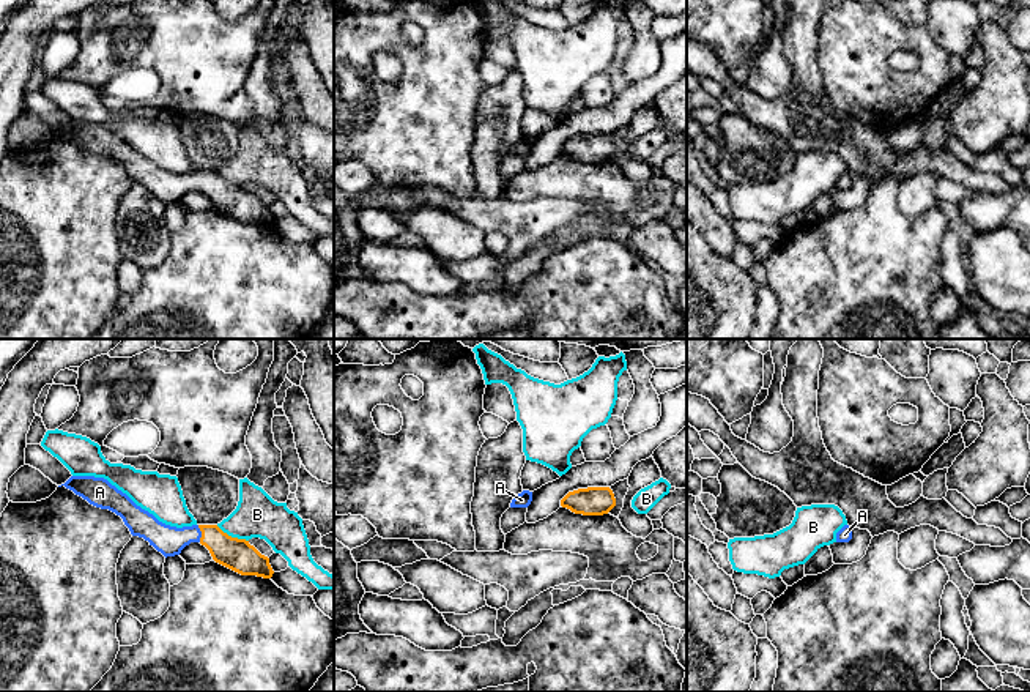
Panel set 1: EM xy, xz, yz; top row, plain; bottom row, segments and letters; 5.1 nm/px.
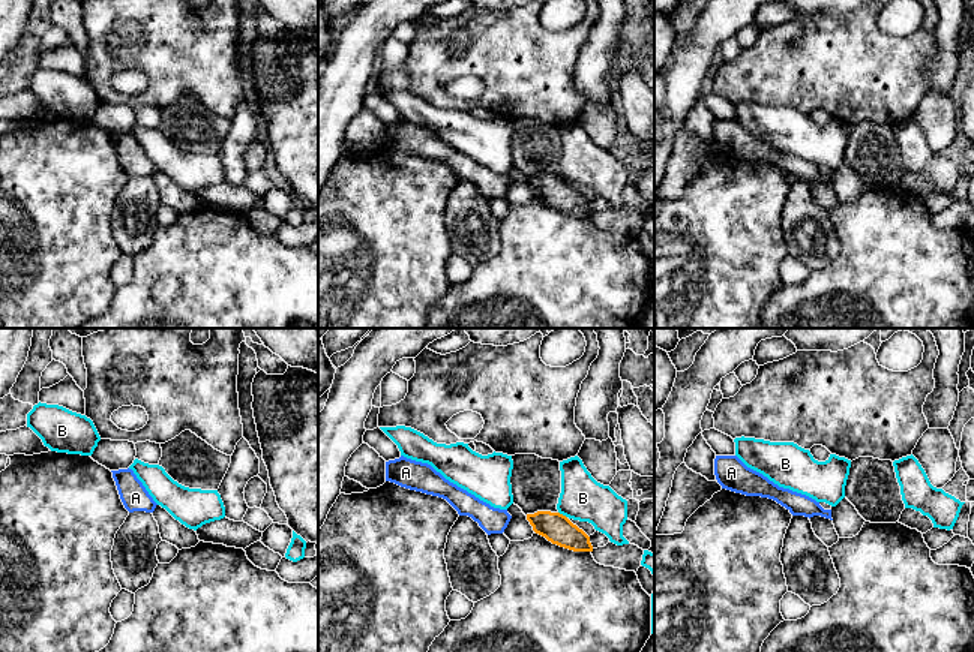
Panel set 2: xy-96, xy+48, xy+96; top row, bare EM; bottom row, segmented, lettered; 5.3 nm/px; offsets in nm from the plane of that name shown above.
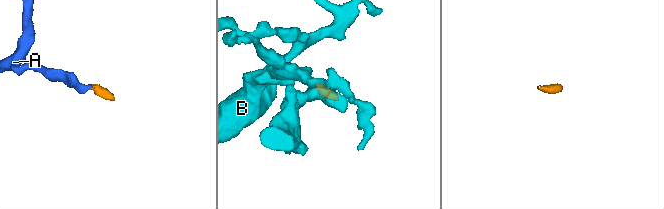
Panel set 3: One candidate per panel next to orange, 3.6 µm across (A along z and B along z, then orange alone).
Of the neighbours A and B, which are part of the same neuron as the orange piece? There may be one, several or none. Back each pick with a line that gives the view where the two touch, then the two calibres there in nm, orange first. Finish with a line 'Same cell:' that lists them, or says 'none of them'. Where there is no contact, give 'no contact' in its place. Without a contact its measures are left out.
A: contact in xy; calibres 160 and 150 nm
Same cell: A

